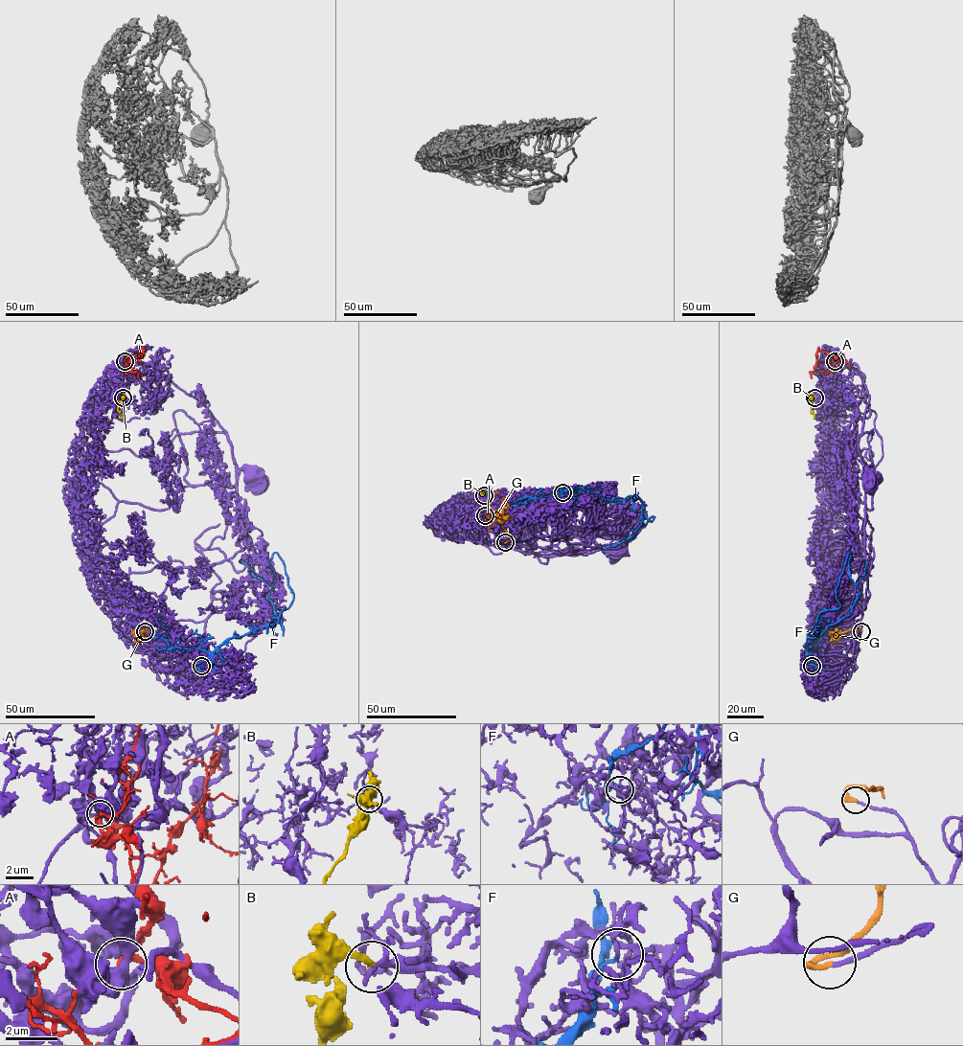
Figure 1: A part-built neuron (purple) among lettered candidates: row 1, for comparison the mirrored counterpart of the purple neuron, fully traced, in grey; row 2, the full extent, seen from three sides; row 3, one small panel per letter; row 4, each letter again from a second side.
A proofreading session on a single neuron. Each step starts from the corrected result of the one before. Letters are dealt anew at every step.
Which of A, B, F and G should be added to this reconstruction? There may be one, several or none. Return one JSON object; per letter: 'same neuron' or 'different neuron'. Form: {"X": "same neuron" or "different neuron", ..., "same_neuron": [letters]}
{"A": "different neuron", "B": "different neuron", "F": "different neuron", "G": "same neuron", "same_neuron": ["G"]}

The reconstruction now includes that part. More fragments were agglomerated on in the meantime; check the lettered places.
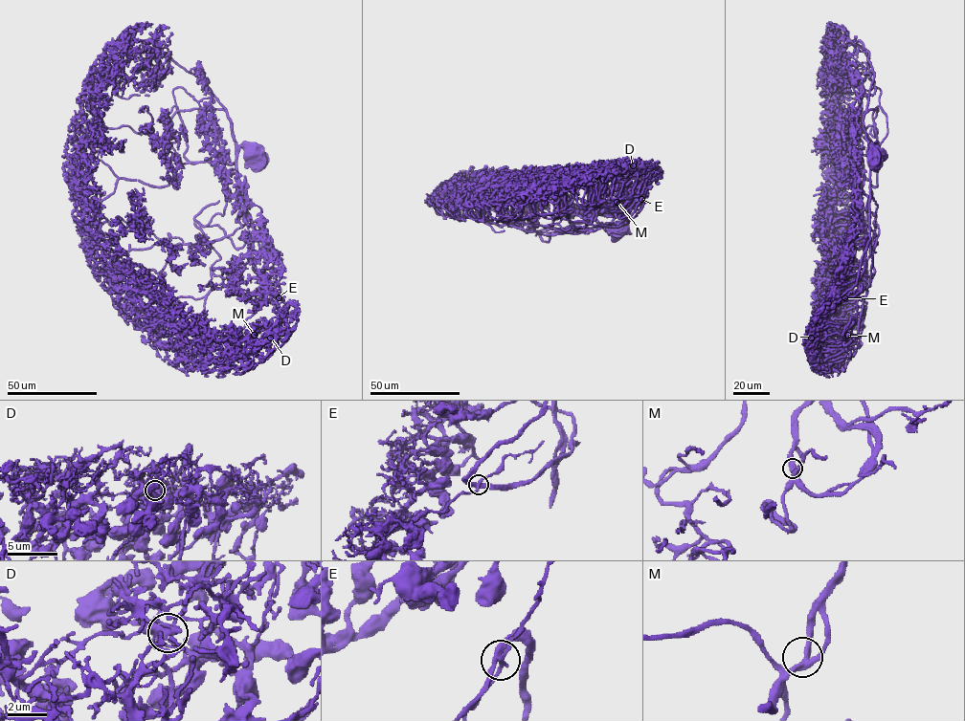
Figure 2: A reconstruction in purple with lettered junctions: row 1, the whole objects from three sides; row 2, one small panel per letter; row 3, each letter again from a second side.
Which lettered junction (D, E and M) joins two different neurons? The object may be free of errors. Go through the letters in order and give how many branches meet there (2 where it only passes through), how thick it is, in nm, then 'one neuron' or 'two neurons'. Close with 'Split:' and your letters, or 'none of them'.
D: branches 3; calibre 340 nm; one neuron
E: branches 4; calibre 280 nm; one neuron
M: branches 3; calibre 340 nm; one neuron
Split: none of them

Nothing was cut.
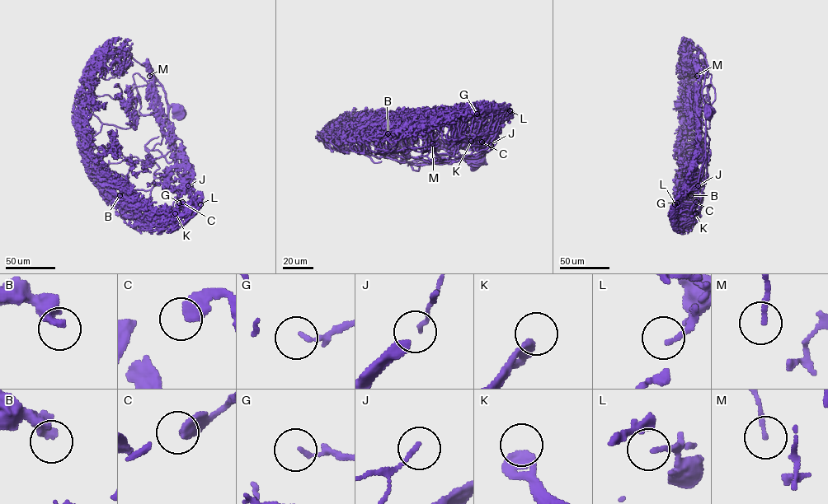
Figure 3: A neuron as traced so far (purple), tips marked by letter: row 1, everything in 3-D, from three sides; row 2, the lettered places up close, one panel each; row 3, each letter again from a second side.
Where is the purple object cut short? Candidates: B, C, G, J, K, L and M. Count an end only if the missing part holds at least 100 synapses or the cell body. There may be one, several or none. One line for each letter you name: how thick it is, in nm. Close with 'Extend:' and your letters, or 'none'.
Extend: none

